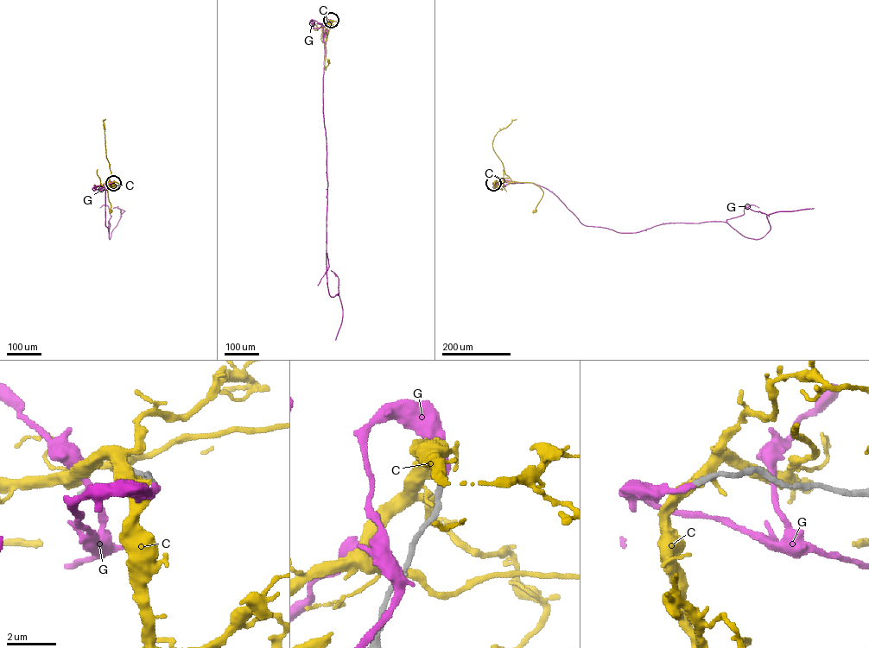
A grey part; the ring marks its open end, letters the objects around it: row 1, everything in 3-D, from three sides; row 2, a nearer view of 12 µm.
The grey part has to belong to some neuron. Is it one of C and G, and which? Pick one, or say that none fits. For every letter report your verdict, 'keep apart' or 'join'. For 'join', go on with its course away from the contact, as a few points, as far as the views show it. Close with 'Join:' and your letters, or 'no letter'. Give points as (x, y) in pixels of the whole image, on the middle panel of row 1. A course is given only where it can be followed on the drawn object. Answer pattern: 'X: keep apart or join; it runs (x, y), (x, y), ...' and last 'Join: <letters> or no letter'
C: keep apart
G: join; it runs (331, 20), (323, 33), (323, 110), (327, 184), (327, 285), (331, 297), (339, 292), (342, 310), (335, 340)
Join: G

